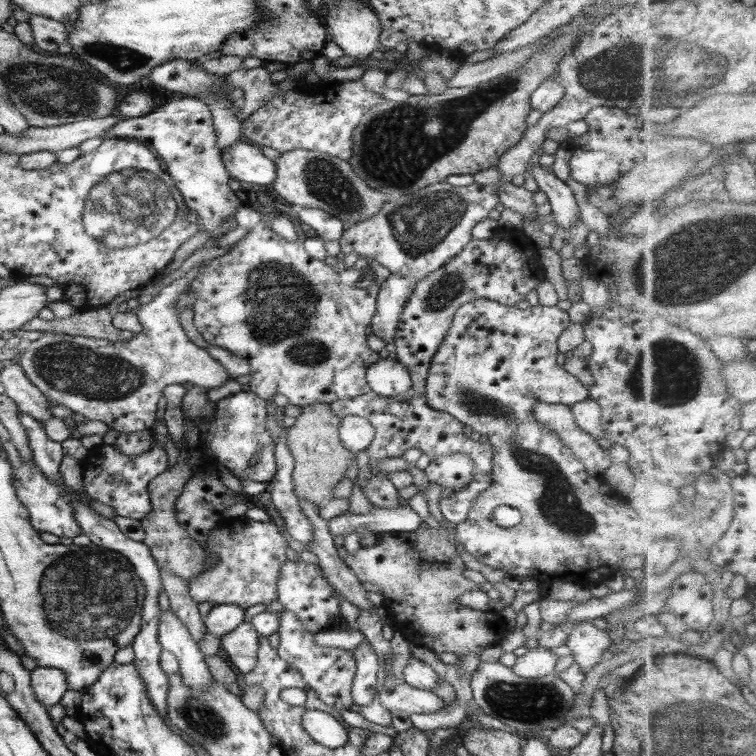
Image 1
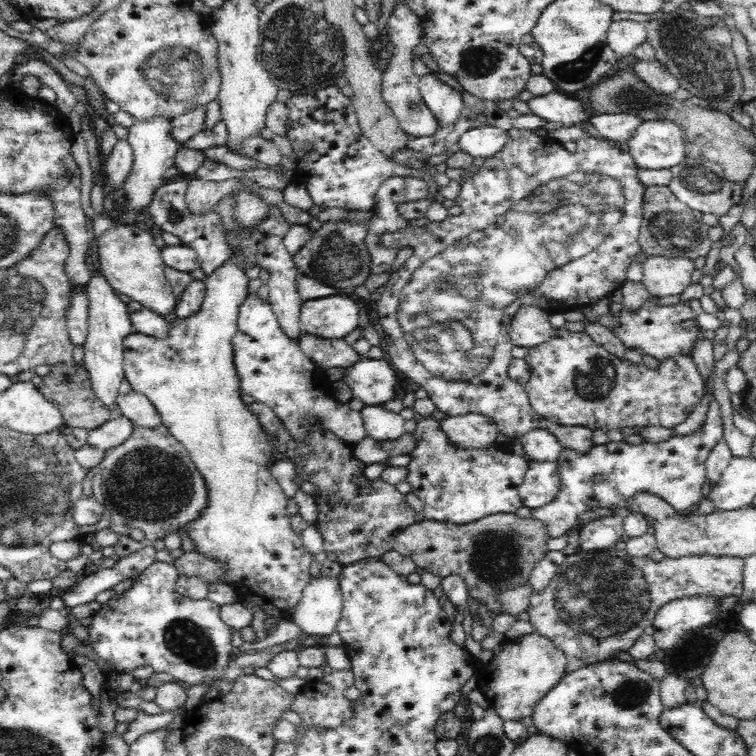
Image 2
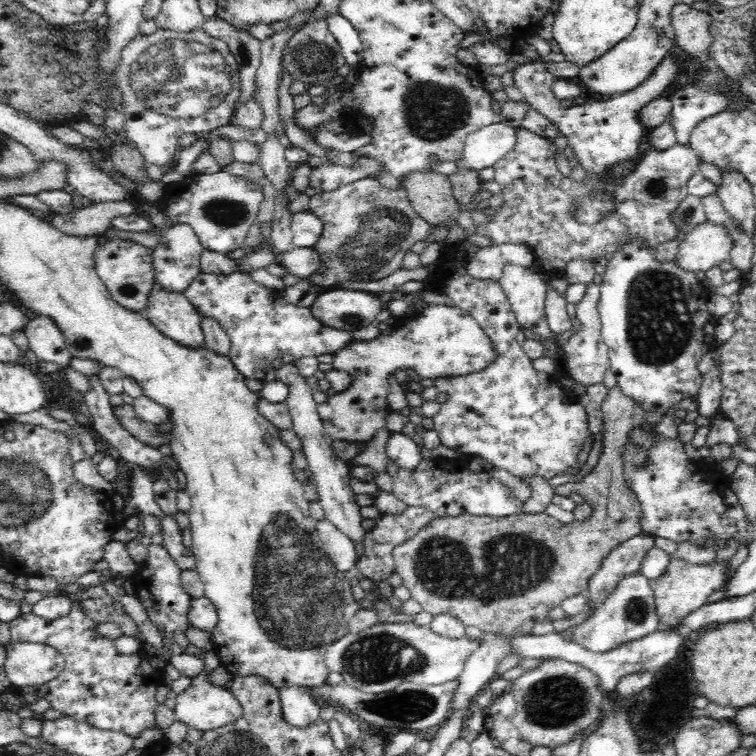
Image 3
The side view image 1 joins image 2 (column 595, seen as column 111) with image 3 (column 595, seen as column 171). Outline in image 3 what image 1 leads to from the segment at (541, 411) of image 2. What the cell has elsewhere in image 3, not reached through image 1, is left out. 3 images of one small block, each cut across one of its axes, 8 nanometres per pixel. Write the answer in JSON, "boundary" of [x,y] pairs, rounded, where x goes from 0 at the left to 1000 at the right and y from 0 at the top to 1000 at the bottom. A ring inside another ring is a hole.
{"boundary":[[[786,373],[778,376],[771,397],[762,402],[762,419],[767,425],[770,434],[738,459],[738,467],[745,466],[745,471],[747,471],[747,489],[750,489],[750,495],[762,505],[774,511],[798,505],[799,495],[802,495],[806,483],[806,462],[795,444],[796,429],[791,415],[792,396],[792,376]],[[741,459],[742,466],[739,466]]]}

